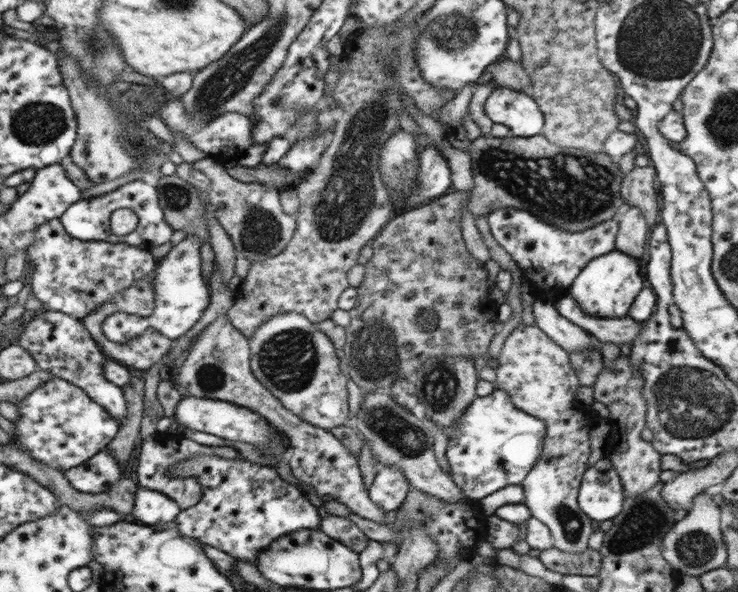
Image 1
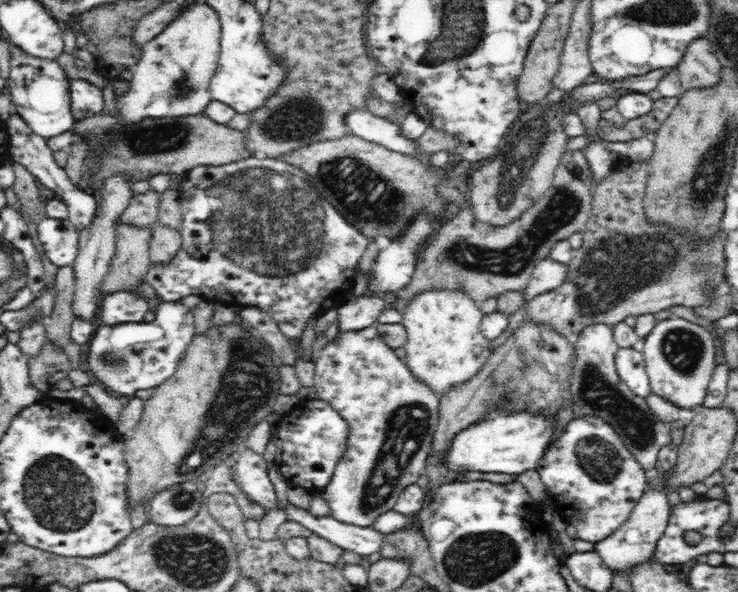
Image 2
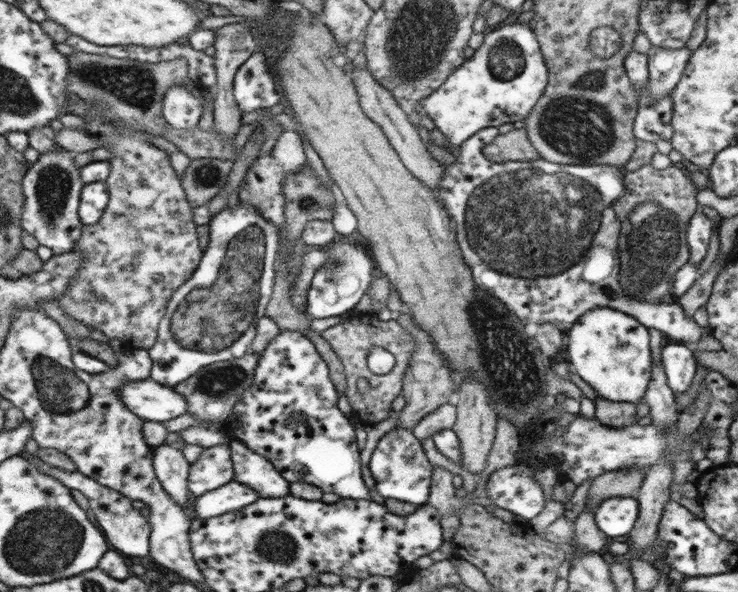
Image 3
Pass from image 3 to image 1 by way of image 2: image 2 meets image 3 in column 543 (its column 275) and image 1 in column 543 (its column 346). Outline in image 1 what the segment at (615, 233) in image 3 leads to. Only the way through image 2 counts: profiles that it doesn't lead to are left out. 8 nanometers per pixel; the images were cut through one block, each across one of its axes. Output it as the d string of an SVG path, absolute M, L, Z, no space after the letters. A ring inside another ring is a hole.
M511 207L494 210L487 217L492 238L519 265L524 280L534 288L536 298L544 301L554 302L558 295L568 292L564 288L570 288L572 281L588 262L616 249L618 222L613 219L583 232L573 233L552 226L526 210Z

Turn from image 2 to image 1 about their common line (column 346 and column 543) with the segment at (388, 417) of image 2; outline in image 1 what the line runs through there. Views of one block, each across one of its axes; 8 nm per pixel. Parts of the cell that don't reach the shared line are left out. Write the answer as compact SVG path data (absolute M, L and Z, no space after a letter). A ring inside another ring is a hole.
M518 324L506 338L498 356L494 385L508 393L516 408L546 425L539 461L521 484L523 503L530 509L531 516L550 529L557 550L582 554L588 550L588 541L594 532L591 518L580 510L577 503L590 456L590 428L585 412L590 410L590 405L581 404L574 397L581 384L568 352L560 347L536 325Z

